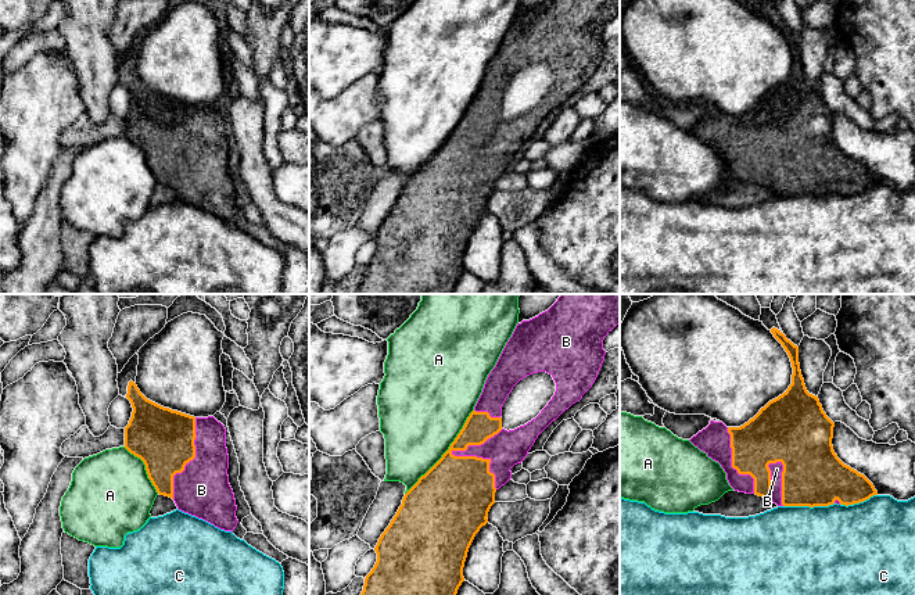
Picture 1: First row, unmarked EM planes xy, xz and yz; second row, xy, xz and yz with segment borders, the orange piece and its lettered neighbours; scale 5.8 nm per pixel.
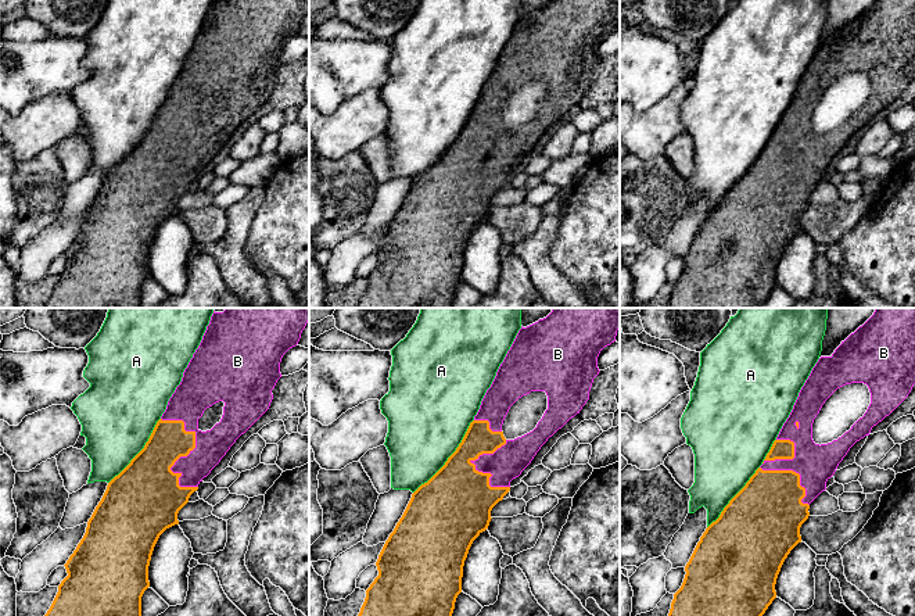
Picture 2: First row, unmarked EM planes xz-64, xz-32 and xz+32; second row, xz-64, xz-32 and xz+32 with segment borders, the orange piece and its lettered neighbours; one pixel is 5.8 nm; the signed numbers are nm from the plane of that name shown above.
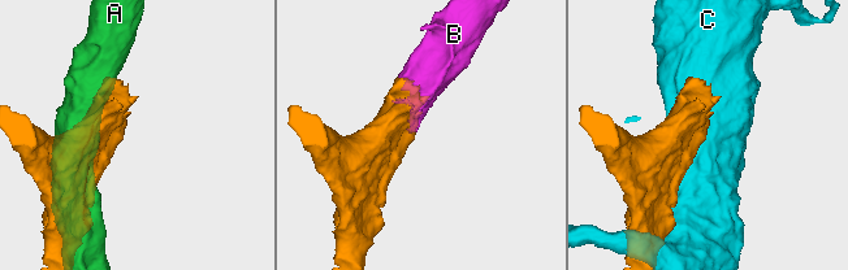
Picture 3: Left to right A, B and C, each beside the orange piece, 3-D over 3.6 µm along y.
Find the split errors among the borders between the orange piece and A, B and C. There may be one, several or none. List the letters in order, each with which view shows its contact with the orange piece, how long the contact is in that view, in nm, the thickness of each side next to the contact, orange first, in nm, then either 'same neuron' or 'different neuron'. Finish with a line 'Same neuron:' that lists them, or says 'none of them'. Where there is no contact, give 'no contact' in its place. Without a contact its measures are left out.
A: meets orange in xz; contact 650 nm long; 420 nm thick on the orange side, 460 nm on the other; different neuron
B: meets orange in xz; contact 360 nm long; 440 nm thick on the orange side, 180 nm on the other; different neuron
C: meets orange in yz; contact 300 nm long; 360 nm thick on the orange side, 480 nm on the other; different neuron
Same neuron: none of them

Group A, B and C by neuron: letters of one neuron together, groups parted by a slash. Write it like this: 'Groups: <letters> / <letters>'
Groups: A / B / C

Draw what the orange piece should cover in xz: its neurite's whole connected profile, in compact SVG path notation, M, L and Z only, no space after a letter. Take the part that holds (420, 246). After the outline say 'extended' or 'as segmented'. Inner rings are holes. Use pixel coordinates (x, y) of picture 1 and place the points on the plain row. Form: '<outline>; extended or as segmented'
M473 100L442 147L405 183L374 237L377 251L358 294L451 294L464 270L469 237L495 193L491 148L455 146L502 119L502 107Z; as segmented

